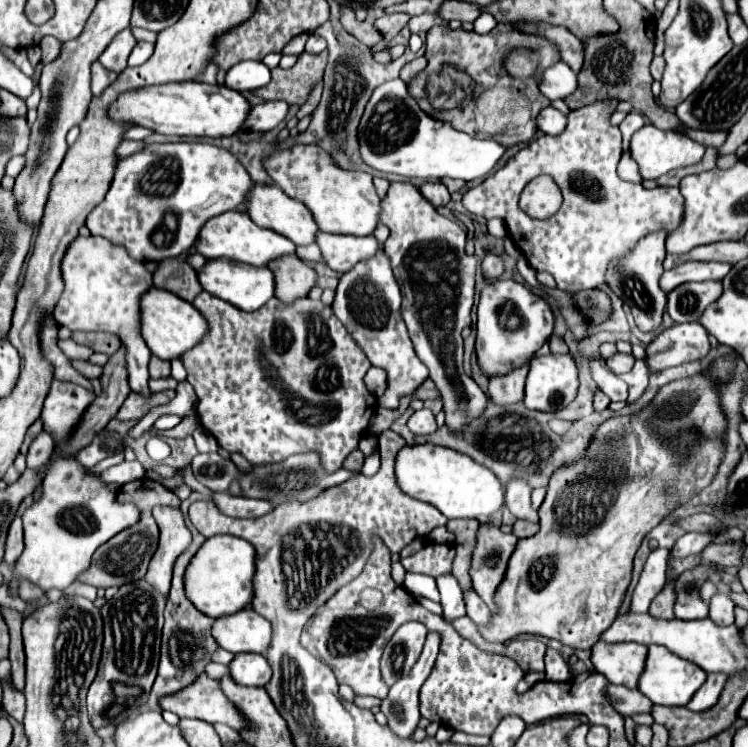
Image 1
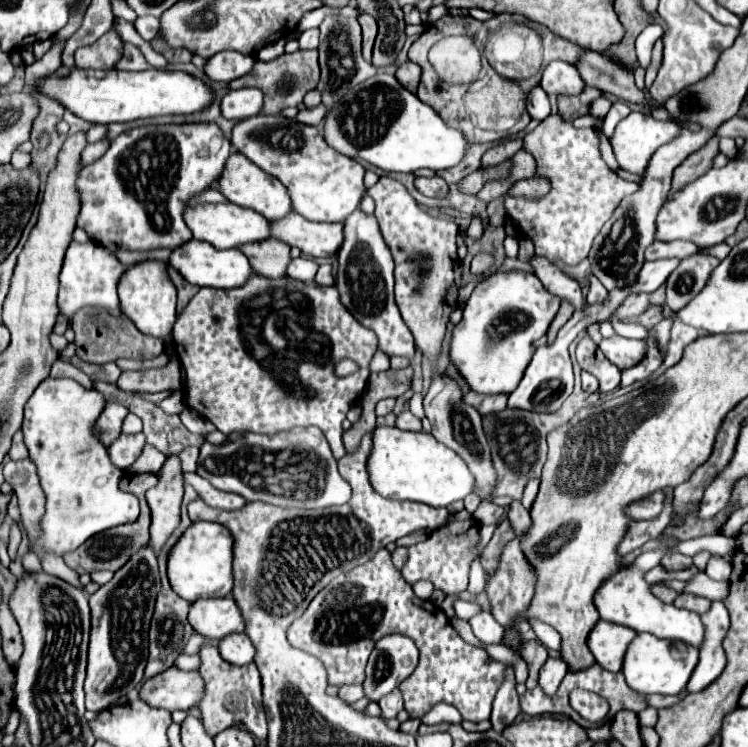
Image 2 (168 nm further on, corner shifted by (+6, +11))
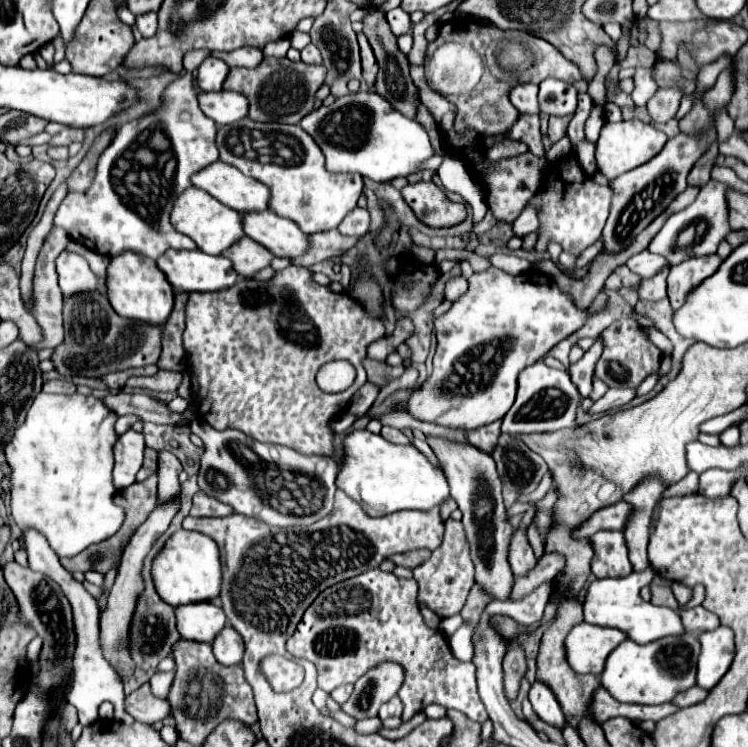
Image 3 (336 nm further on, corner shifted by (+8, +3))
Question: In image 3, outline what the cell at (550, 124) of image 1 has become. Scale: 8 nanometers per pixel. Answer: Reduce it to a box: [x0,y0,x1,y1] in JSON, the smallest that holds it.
[510,84,540,114]

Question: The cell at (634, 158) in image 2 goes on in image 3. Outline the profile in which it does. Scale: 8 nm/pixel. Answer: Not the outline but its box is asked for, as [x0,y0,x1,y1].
[596,120,668,180]

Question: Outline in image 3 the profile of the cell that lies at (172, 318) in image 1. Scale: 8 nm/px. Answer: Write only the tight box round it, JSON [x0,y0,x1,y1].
[108,252,174,324]

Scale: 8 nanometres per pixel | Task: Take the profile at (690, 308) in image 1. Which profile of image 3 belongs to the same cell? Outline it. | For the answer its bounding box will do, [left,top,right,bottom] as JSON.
[668,254,722,310]

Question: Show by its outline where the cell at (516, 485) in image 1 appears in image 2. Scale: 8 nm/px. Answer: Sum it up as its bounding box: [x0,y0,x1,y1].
[506,500,532,540]

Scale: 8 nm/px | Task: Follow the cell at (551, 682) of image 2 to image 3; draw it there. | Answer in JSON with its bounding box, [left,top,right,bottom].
[530,680,566,730]

